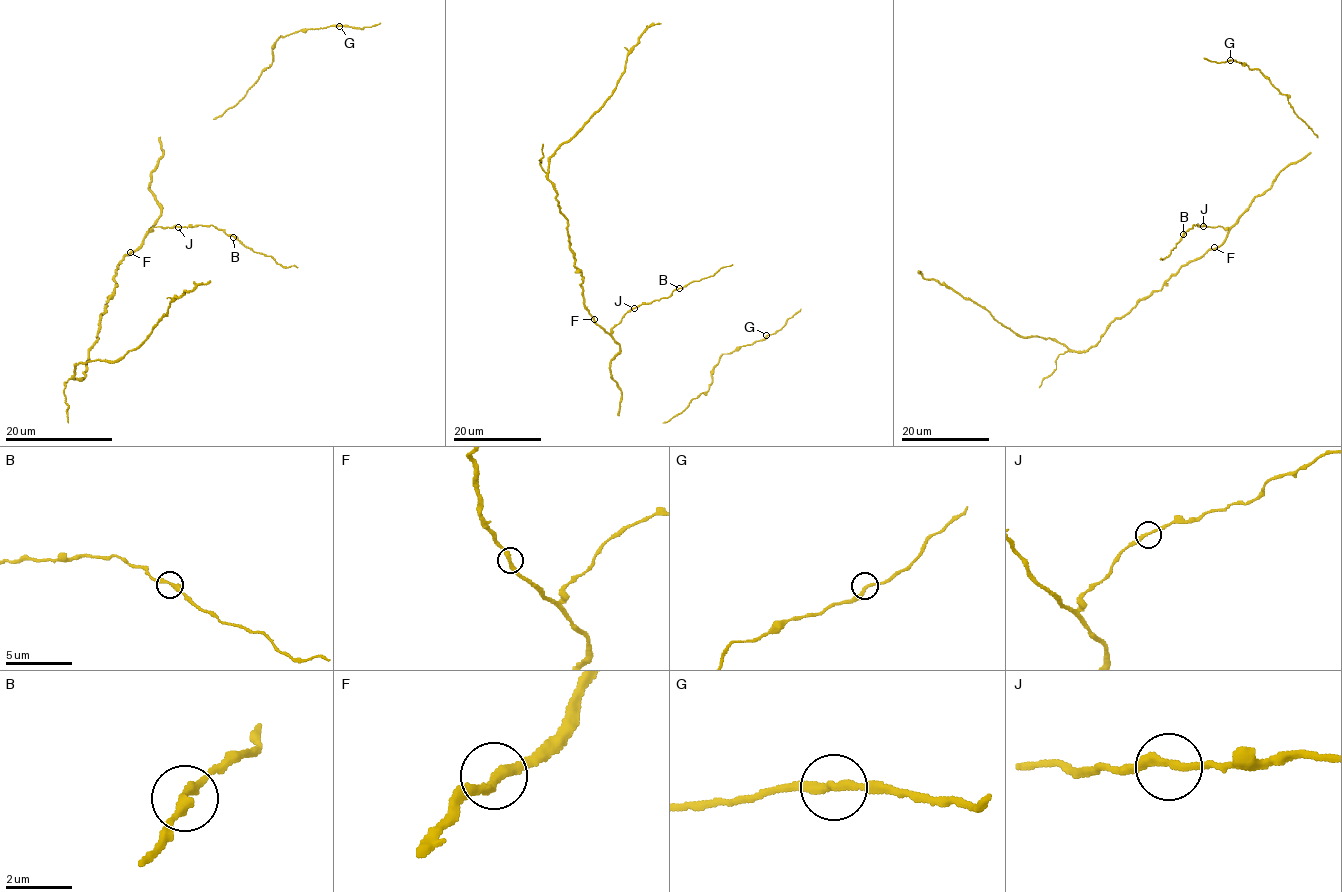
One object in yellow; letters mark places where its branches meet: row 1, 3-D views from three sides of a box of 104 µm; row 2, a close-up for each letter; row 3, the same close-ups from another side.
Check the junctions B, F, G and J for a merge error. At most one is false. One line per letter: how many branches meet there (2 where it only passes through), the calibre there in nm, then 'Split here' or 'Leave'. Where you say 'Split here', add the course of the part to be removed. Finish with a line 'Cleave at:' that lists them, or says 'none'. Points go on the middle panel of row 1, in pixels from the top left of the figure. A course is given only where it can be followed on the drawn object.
B: Branches: 2. Thickness 280 nm. Leave
F: Branches: 2. Thickness 280 nm. Leave
G: Branches: 2. Thickness 220 nm. Leave
J: Branches: 2. Thickness 240 nm. Leave
Cleave at: none

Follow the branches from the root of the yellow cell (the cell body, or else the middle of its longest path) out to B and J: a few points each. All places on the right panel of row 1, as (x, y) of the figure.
B: (1214, 248), (1226, 236), (1228, 231), (1222, 226), (1193, 225), (1183, 234)
J: (1214, 248), (1224, 240), (1228, 231), (1222, 226), (1203, 226)

